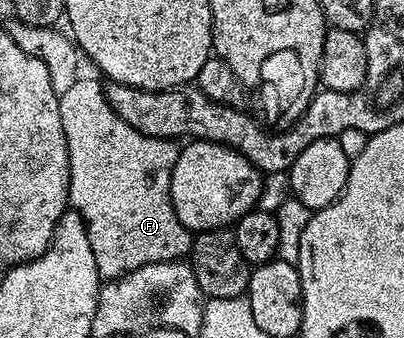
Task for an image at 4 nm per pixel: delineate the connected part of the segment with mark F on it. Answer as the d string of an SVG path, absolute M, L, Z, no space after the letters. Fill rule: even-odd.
M78 76L77 81L71 83L71 87L67 87L67 91L60 93L59 119L63 119L63 131L69 148L69 205L80 213L85 221L87 235L91 239L91 251L95 254L95 267L99 271L102 282L114 281L116 277L127 275L139 267L147 267L147 263L184 258L189 252L191 231L187 227L183 227L183 223L179 223L179 215L175 215L175 207L171 199L171 171L175 167L175 159L179 152L178 146L172 140L164 137L143 135L139 131L135 131L135 127L131 127L131 123L123 123L123 119L119 119L119 115L115 115L115 111L111 109L111 103L105 98L104 84L100 80L97 82L93 77L85 76Z

